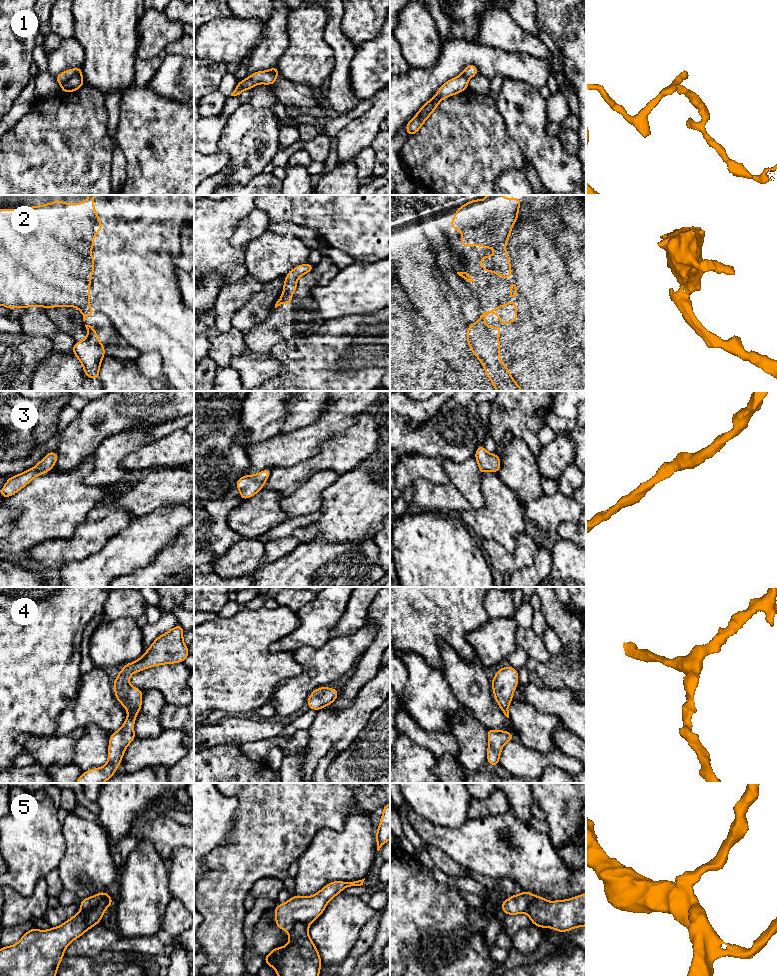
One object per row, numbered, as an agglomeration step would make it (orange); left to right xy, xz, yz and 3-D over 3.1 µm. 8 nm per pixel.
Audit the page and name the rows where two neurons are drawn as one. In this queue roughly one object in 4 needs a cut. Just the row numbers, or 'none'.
1, 2, 5

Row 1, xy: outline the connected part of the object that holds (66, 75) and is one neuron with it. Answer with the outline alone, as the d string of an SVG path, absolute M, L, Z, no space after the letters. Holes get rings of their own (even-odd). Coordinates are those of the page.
M82 67L68 69L57 75L55 79L60 85L62 85L64 82L77 75L82 75Z

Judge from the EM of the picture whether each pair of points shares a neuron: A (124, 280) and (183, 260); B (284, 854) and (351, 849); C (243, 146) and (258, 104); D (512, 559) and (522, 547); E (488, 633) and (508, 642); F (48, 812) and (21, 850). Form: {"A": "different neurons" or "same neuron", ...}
{"A": "different neurons", "B": "different neurons", "C": "same neuron", "D": "same neuron", "E": "same neuron", "F": "same neuron"}

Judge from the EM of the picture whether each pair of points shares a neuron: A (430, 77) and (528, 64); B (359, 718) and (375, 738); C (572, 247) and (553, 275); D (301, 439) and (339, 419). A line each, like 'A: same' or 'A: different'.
A: same
B: different
C: different
D: same

